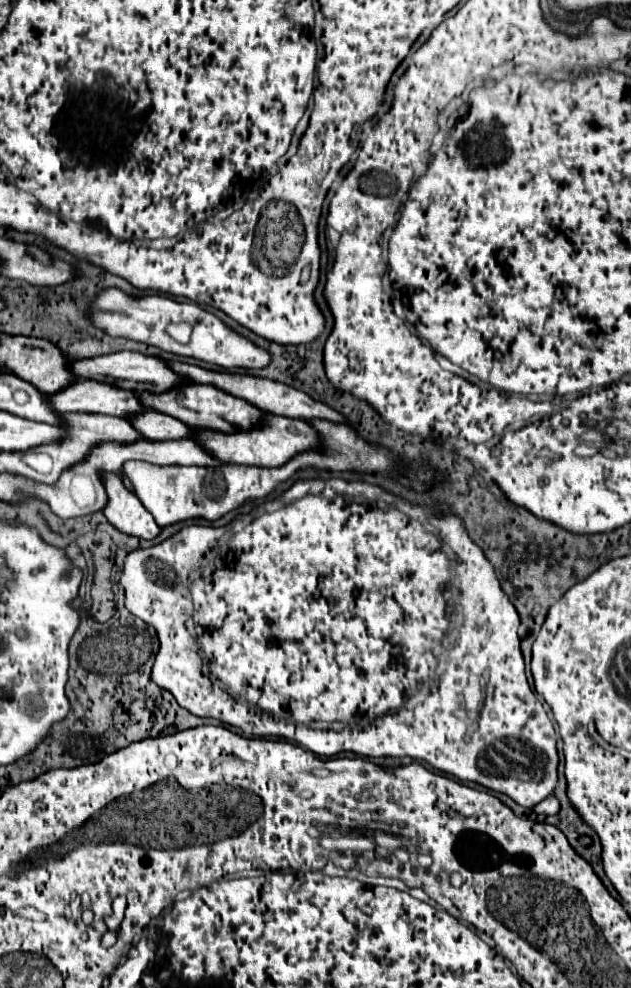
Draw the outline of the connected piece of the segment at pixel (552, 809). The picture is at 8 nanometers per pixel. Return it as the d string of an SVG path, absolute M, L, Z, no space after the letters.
M549 795L547 799L543 799L543 803L533 807L535 813L543 813L543 815L557 815L559 809L561 809L561 805L559 805L559 799L555 795Z

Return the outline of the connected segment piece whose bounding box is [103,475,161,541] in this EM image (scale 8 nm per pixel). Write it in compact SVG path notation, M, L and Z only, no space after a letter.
M103 475L105 489L109 495L103 515L121 533L133 535L137 539L155 539L161 529L151 517L151 513L141 505L135 493L127 491L119 481L119 475Z

